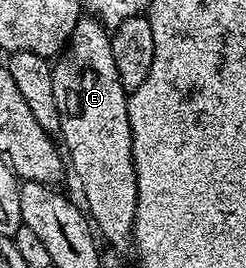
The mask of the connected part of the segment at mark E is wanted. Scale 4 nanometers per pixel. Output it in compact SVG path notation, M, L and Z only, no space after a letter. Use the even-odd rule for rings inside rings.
M83 16L79 18L66 49L63 50L61 54L57 55L56 61L53 63L54 75L52 76L52 92L56 92L56 108L60 112L60 142L64 147L65 157L68 159L69 169L70 166L74 169L74 174L78 177L79 184L82 185L82 194L86 197L84 206L88 211L88 217L91 223L96 227L97 233L104 239L104 242L104 237L106 237L107 243L105 242L105 245L109 247L109 249L126 252L129 246L131 249L132 239L134 237L134 221L136 220L138 193L136 192L136 168L132 160L132 128L128 124L128 104L126 103L128 91L120 84L120 72L116 72L116 60L112 60L110 36L111 31L103 26L97 18L93 16Z

